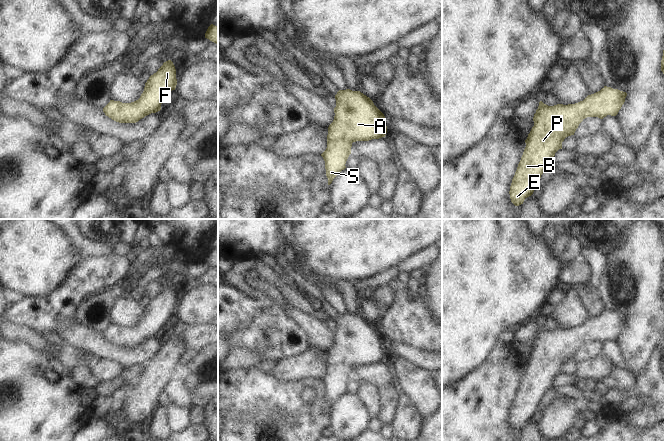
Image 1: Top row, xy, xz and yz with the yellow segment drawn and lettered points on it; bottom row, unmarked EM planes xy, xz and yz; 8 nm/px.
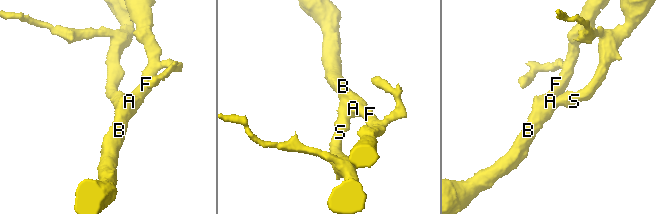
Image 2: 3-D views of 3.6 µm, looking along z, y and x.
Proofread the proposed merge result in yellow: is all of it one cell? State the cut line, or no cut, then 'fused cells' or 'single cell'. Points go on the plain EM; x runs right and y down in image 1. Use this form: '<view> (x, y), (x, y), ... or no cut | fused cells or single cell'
no cut | single cell

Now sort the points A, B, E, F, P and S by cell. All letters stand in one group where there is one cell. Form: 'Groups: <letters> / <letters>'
Groups: A B E F P S

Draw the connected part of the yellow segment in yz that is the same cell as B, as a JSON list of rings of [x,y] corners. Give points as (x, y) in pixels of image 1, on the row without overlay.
[[[604,310],[600,315],[588,319],[583,325],[575,328],[557,328],[548,330],[542,325],[534,338],[532,351],[527,363],[521,384],[510,410],[510,423],[515,430],[523,428],[531,420],[545,392],[553,387],[555,377],[562,373],[562,366],[568,360],[574,359],[579,348],[587,341],[603,343],[607,339],[616,340],[625,326],[626,316]]]

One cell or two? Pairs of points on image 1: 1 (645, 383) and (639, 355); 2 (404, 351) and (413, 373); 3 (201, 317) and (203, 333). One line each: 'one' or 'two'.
1: two
2: two
3: two

